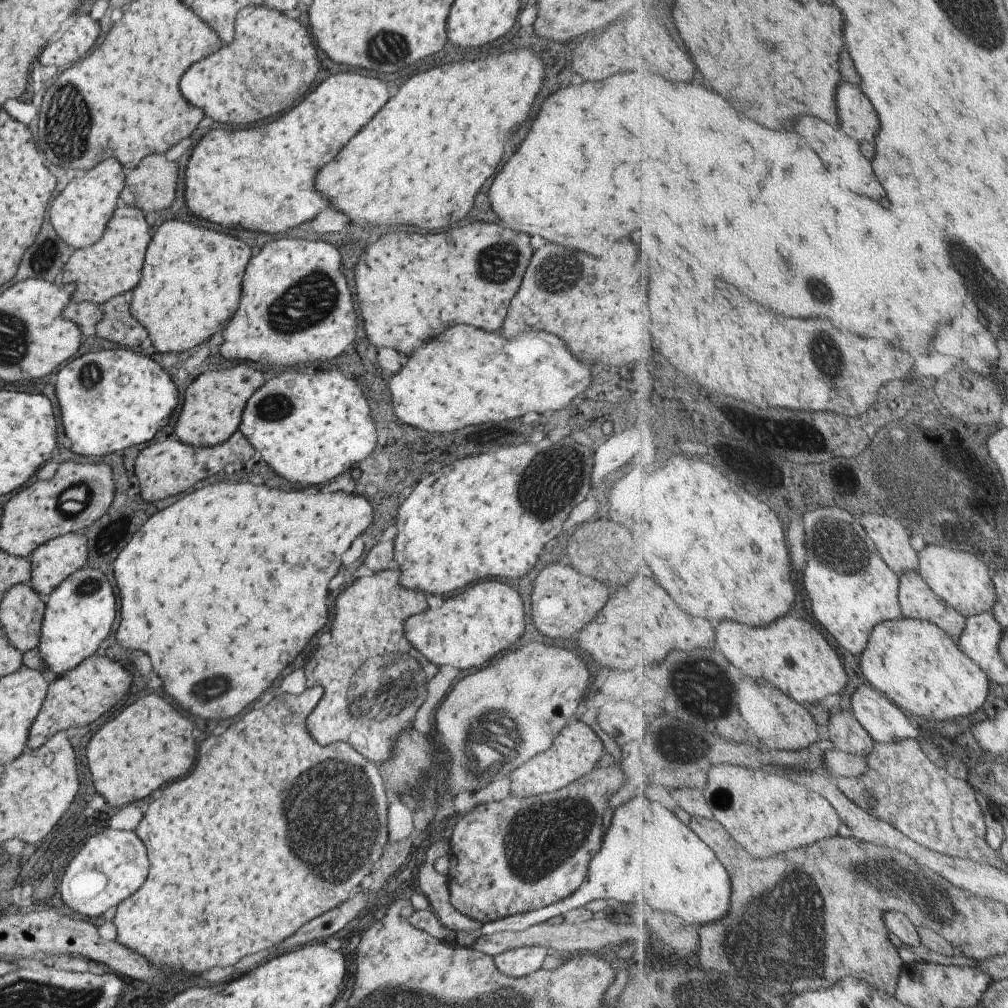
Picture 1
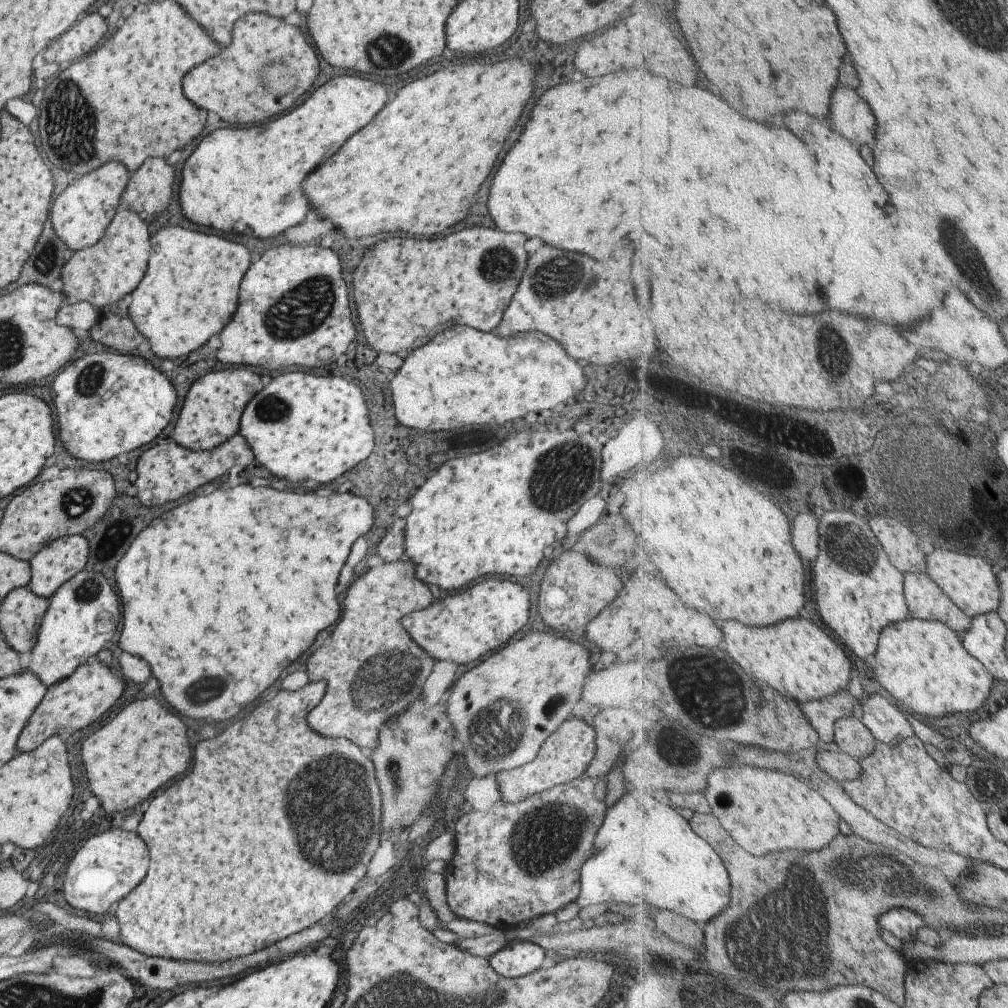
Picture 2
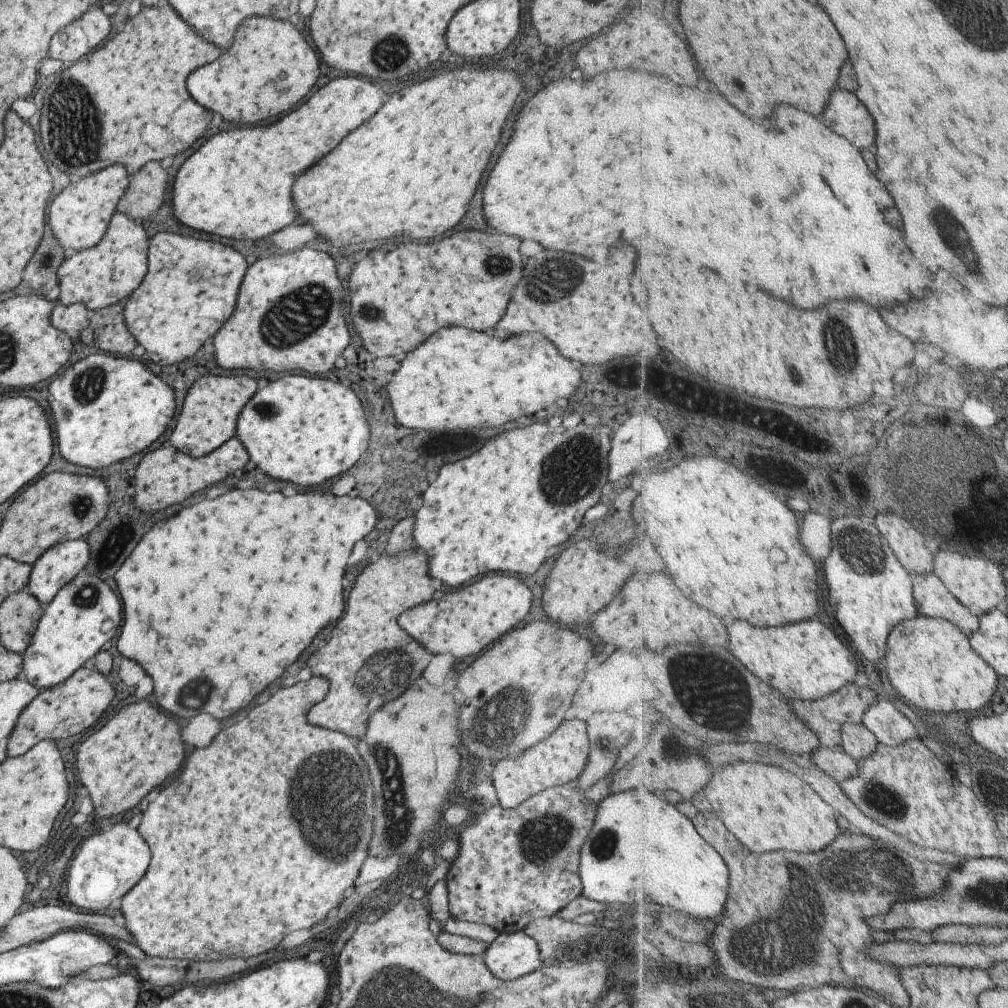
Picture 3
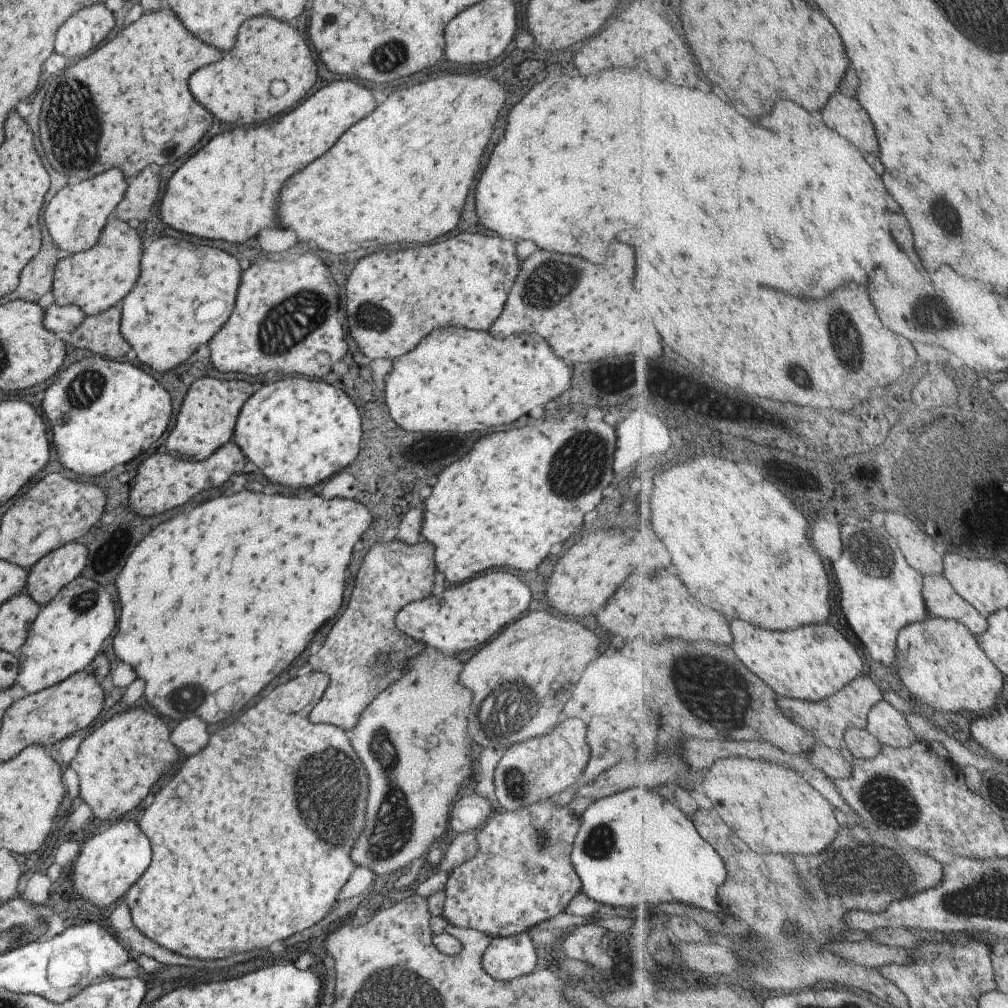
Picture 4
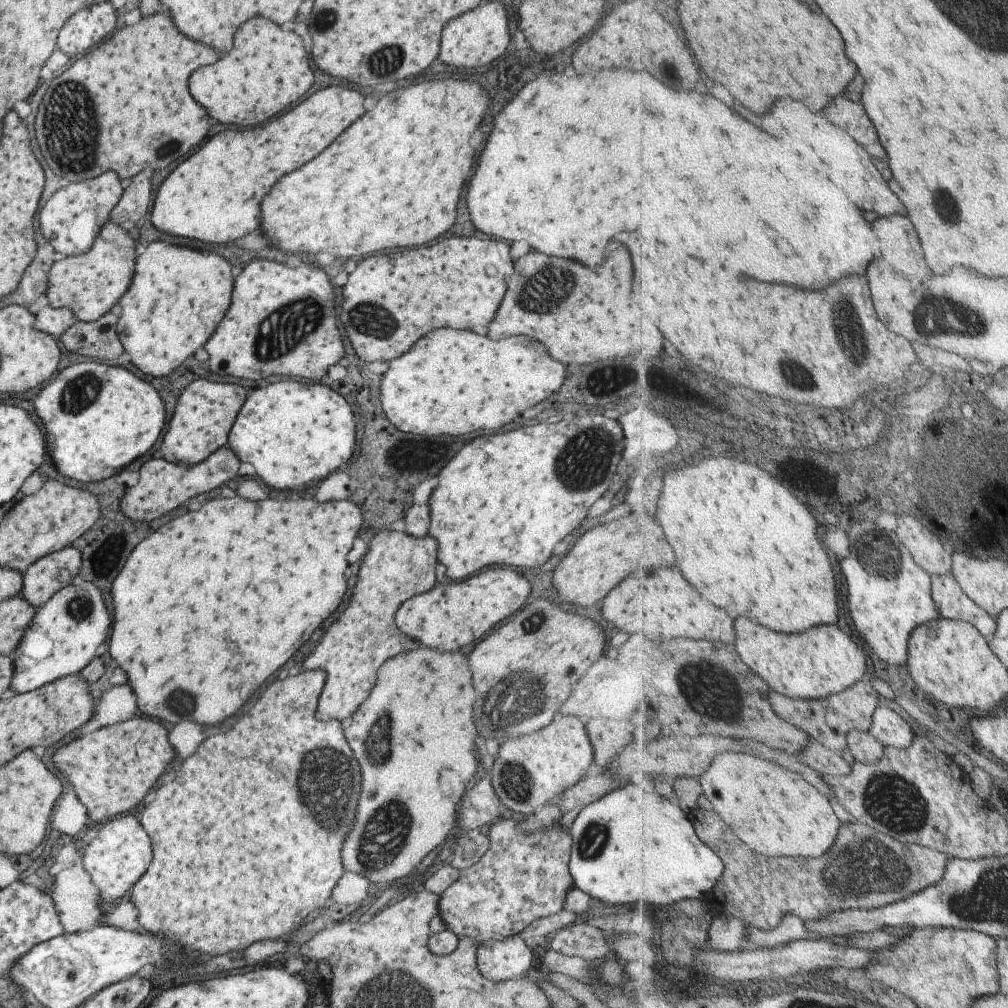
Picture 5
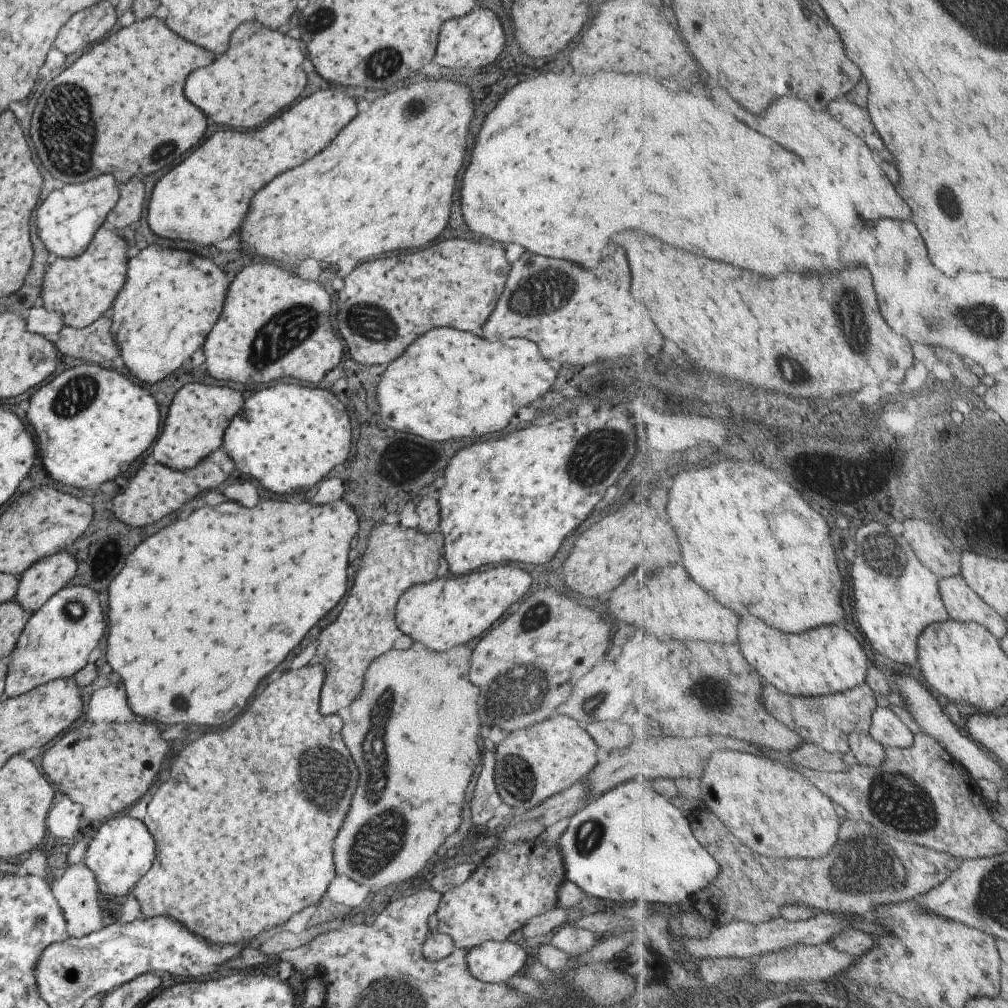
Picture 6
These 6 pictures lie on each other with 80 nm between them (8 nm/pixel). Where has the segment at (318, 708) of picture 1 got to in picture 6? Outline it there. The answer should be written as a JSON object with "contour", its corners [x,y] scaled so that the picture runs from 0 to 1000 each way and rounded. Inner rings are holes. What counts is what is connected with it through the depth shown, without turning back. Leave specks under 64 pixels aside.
{"contour":[[[381,517],[367,526],[366,534],[359,542],[356,565],[346,583],[344,595],[338,599],[334,613],[318,625],[314,645],[309,653],[309,659],[318,659],[321,663],[315,696],[320,710],[332,709],[338,702],[344,702],[357,688],[358,673],[370,653],[388,643],[406,643],[408,635],[392,621],[390,605],[403,583],[416,577],[426,577],[432,571],[434,556],[439,551],[438,536],[436,527],[421,529],[413,524],[401,524]]]}

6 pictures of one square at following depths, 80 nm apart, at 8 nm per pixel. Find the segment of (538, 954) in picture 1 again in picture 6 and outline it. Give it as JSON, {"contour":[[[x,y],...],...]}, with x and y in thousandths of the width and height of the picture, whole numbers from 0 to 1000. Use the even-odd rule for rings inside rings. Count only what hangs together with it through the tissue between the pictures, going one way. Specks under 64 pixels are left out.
{"contour":[[[505,933],[479,934],[461,945],[465,966],[480,975],[501,975],[517,965],[520,952],[519,941]]]}

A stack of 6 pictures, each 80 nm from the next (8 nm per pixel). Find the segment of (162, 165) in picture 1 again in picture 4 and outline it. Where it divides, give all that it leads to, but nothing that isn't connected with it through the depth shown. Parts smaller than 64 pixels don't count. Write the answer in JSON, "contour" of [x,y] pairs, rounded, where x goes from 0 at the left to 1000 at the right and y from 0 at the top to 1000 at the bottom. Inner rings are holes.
{"contour":[[[148,167],[140,169],[136,177],[126,178],[126,185],[118,202],[111,208],[110,214],[120,220],[136,218],[140,220],[147,216],[148,208],[154,200],[158,188],[158,177]]]}

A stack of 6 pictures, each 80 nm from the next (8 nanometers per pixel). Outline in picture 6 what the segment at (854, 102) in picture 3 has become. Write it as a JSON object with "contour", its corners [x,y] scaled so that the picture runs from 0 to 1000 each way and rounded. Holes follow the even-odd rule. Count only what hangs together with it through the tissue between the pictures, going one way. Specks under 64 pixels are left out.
{"contour":[[[830,99],[830,103],[824,103],[822,107],[824,107],[826,115],[830,115],[830,119],[834,119],[834,123],[844,127],[850,135],[854,135],[862,143],[862,147],[872,151],[882,161],[888,159],[884,155],[882,147],[876,143],[872,131],[868,129],[868,125],[864,121],[864,115],[862,115],[862,111],[858,107],[846,103],[846,101],[840,101],[840,99]]]}

